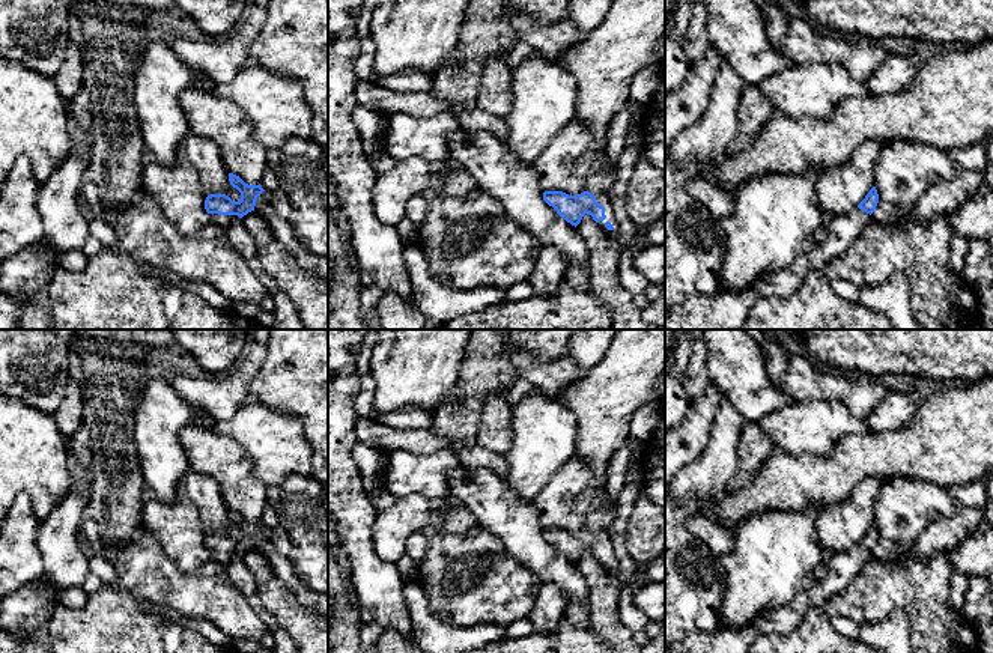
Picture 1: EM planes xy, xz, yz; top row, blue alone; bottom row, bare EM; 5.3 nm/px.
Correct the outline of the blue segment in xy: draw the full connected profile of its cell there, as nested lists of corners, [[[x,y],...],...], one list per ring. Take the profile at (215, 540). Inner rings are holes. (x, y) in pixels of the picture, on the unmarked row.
[[[229,510],[229,519],[241,530],[241,537],[233,539],[226,531],[211,531],[205,537],[205,546],[209,551],[211,567],[227,570],[229,563],[254,548],[256,539],[269,539],[271,530],[263,527],[262,522],[248,522],[239,513]]]

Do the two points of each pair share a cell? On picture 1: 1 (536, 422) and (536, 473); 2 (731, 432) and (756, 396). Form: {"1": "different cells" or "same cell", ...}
{"1": "same cell", "2": "different cells"}

